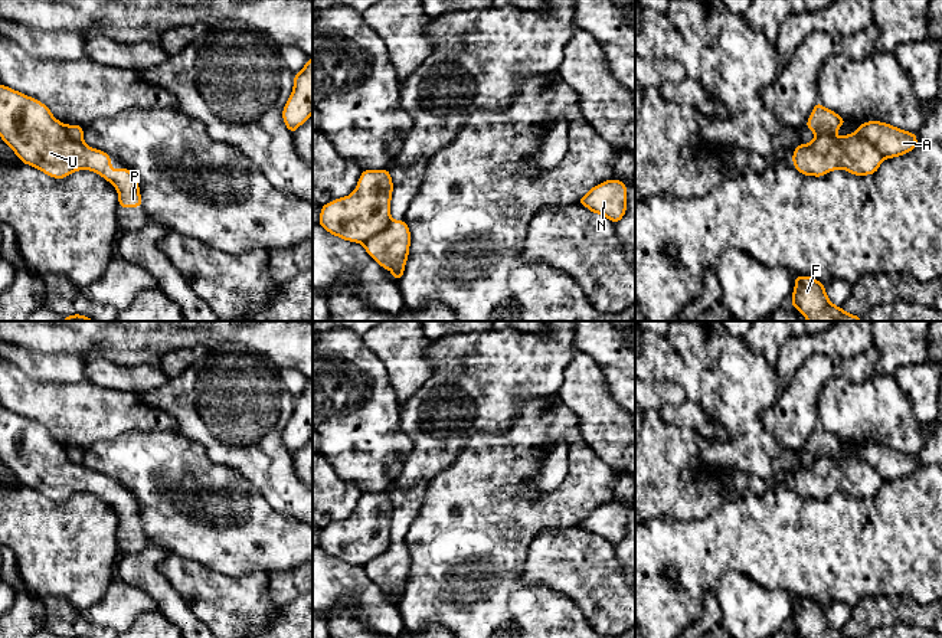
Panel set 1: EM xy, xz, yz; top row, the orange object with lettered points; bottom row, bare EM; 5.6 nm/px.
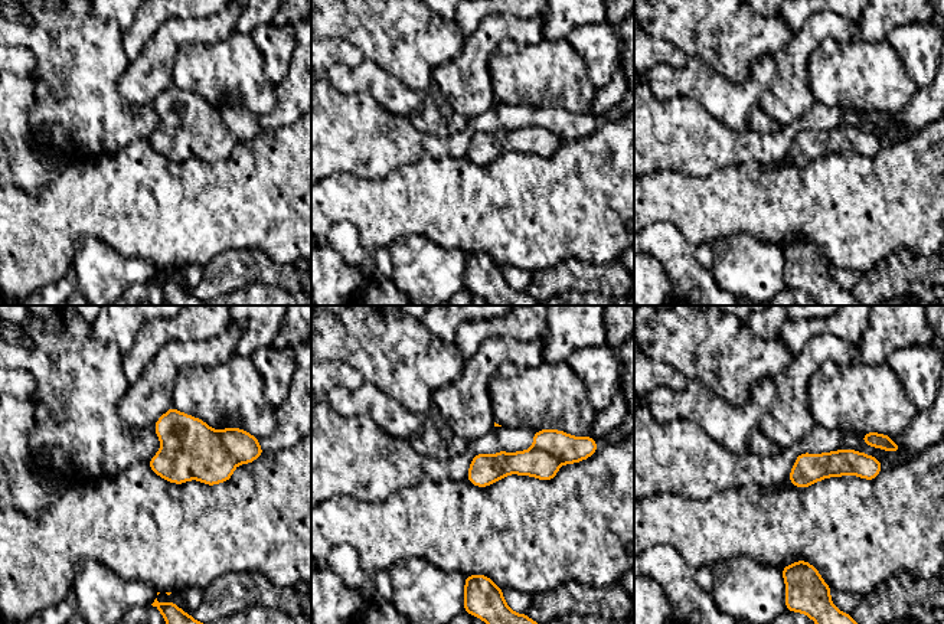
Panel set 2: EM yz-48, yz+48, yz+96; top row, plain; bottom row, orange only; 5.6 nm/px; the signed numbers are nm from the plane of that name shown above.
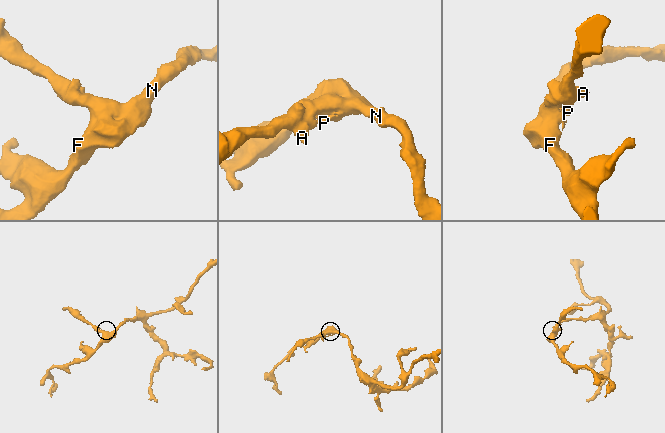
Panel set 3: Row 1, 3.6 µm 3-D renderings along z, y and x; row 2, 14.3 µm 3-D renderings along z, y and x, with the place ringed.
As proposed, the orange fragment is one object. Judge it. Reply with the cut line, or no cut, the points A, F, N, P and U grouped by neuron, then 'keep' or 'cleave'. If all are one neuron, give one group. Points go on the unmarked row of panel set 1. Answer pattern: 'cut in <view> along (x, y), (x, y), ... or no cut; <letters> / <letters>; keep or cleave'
cut in xz along (391, 542), (382, 553), (368, 560), (363, 566); A / F N P U; cleave

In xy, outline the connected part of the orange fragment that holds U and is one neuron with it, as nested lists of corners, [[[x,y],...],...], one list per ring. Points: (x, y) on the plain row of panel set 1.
[[[0,406],[0,459],[24,487],[53,501],[92,493],[118,514],[118,530],[141,530],[137,500],[127,490],[111,491],[111,478],[75,464],[40,423]]]

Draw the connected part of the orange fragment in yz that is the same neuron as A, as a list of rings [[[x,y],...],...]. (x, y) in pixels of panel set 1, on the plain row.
[[[880,444],[860,446],[857,455],[867,461],[886,481],[910,475],[919,467],[916,455],[907,455]]]

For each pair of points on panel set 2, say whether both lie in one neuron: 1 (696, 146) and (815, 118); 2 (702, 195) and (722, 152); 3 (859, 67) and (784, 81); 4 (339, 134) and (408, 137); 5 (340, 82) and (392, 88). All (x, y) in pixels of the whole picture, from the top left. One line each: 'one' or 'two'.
1: one
2: two
3: two
4: one
5: one

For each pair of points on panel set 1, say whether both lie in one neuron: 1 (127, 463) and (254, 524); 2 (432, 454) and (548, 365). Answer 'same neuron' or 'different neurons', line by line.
1: same neuron
2: same neuron

